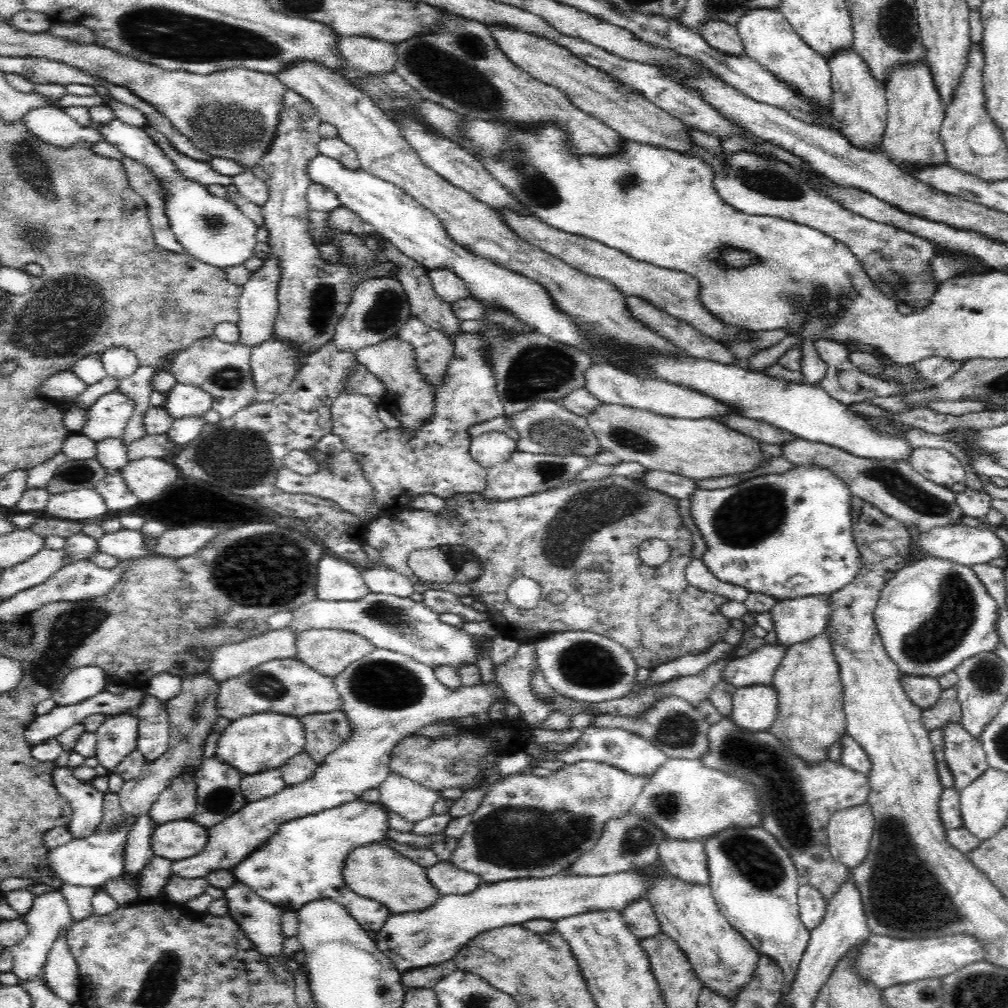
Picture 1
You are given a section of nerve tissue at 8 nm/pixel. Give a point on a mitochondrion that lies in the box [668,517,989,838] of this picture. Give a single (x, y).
(955, 614)

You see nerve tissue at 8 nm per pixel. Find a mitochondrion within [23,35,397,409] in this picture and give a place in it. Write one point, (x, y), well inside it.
(226, 124)

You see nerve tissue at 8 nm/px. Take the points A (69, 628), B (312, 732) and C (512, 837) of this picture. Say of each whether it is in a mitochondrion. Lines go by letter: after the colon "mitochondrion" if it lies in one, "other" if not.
A: mitochondrion
B: other
C: mitochondrion

